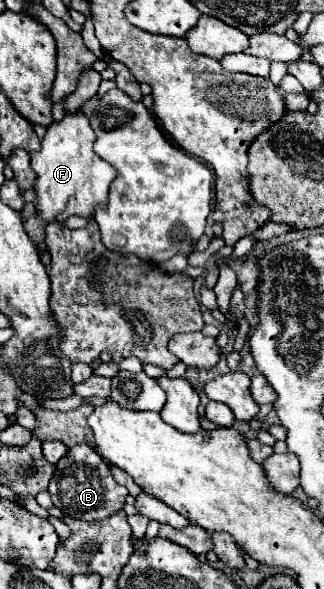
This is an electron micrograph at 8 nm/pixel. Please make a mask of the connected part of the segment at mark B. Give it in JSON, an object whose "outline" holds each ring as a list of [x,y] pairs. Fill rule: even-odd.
{"outline":[[[85,443],[69,447],[67,455],[59,459],[49,483],[49,493],[53,505],[59,507],[65,515],[85,521],[97,521],[113,515],[115,511],[123,509],[125,497],[129,495],[129,491],[113,479],[111,467],[93,451],[93,447]]]}

